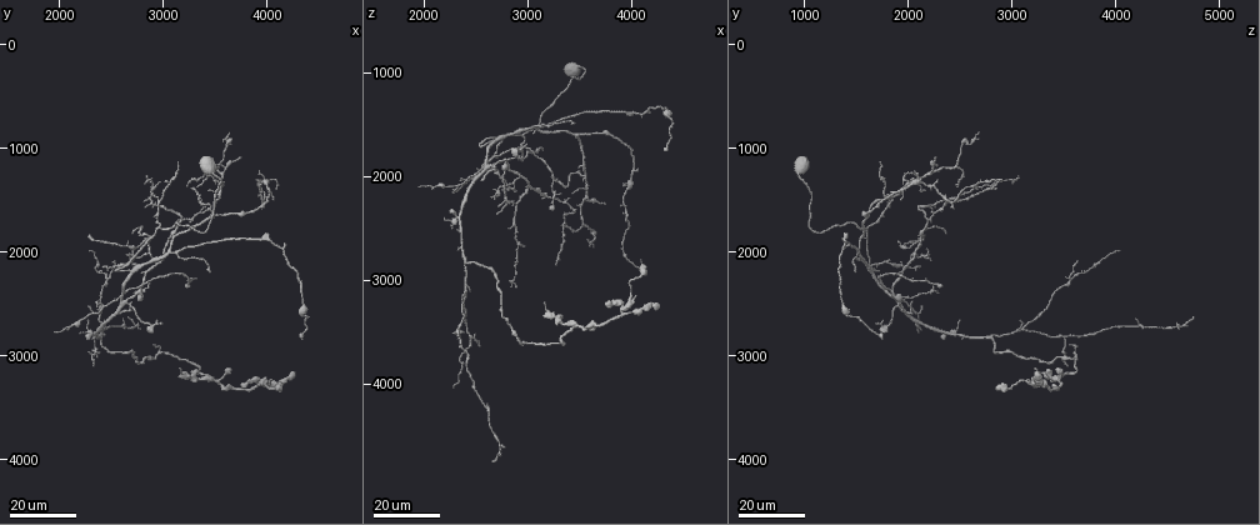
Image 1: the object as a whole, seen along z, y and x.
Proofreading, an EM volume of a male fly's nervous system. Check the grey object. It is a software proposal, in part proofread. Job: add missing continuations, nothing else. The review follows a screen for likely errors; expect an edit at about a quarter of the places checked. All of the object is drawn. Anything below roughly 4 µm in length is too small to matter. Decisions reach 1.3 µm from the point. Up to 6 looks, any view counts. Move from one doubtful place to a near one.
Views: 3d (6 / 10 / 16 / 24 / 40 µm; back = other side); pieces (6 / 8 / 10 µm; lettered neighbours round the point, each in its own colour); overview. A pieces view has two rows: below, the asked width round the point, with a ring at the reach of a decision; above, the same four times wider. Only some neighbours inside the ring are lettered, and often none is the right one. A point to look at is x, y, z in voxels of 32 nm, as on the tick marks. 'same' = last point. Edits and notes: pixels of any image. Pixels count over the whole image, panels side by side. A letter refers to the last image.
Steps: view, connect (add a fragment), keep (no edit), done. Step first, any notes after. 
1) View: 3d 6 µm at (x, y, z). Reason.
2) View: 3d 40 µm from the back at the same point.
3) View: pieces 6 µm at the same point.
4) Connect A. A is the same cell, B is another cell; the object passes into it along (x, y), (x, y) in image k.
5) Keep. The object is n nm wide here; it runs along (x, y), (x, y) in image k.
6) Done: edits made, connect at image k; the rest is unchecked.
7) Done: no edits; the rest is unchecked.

View: 3d 24 µm at (2680, 2660, 4740). Tapers out.

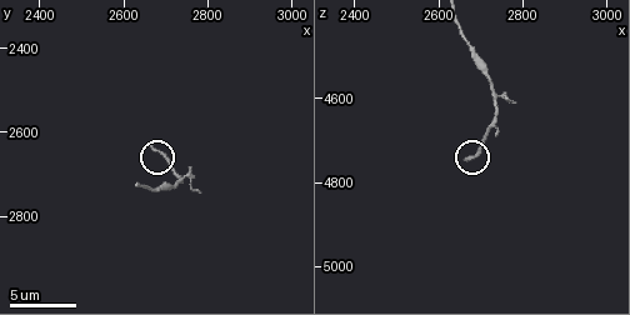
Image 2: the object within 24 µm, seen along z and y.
View: pieces 10 µm at (2660, 2625, 4745).

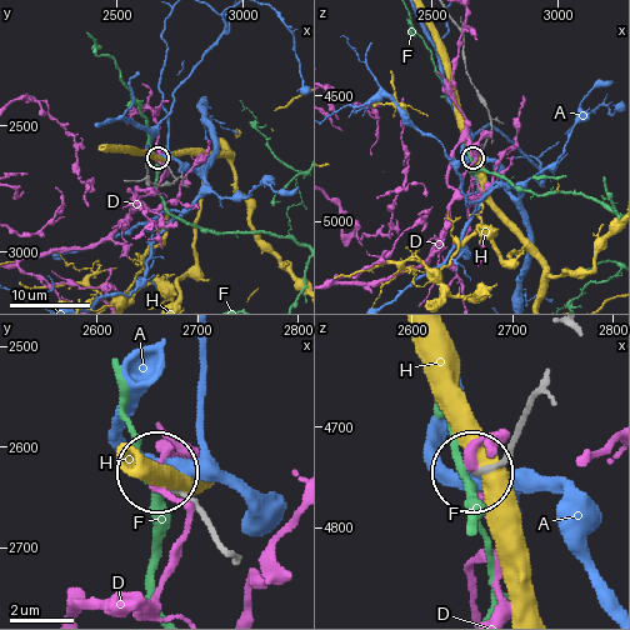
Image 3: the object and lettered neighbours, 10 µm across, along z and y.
Keep. The object is 170 nm wide here; A, D, F and H are other cells; it runs along (539, 394), (506, 451), (476, 473) in image 3; none of them fits.

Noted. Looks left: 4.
View: 3d 16 µm at (2280, 1980, 4040). End of a long branch.

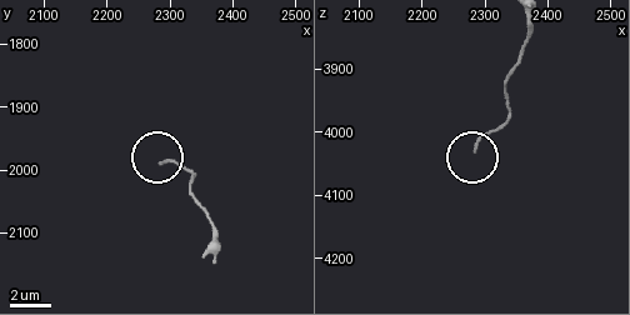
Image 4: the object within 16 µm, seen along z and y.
View: pieces 6 µm at (2290, 1990, 4030).

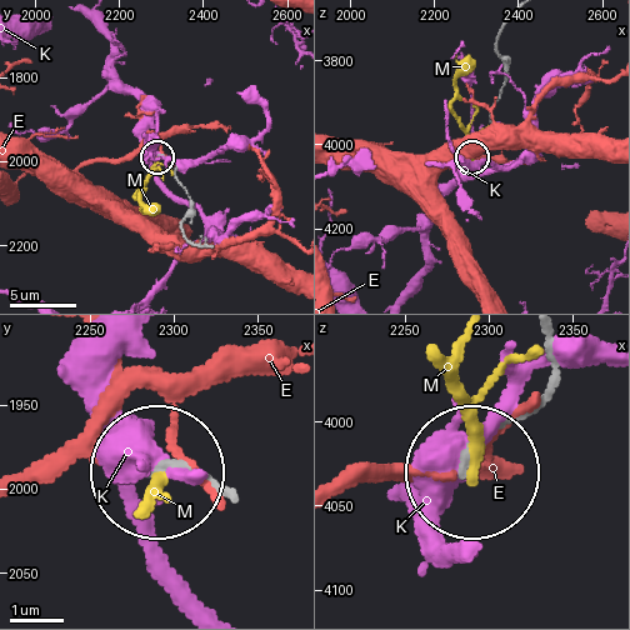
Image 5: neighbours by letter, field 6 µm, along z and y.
Keep. E, K and M are other cells; no lettered fragment goes on from it.

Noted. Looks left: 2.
View: 3d 24 µm at (2700, 1840, 2380). Free end.

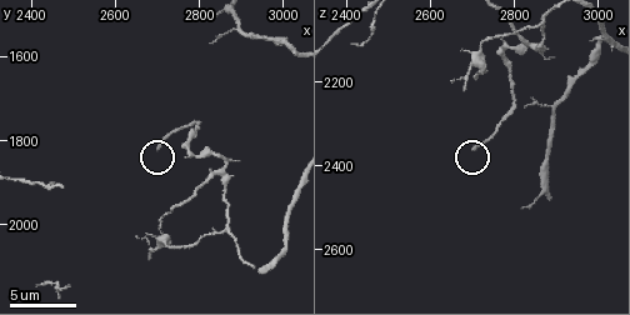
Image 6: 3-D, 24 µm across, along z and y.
View: pieces 10 µm at (2705, 1815, 2355). See the neighbours.

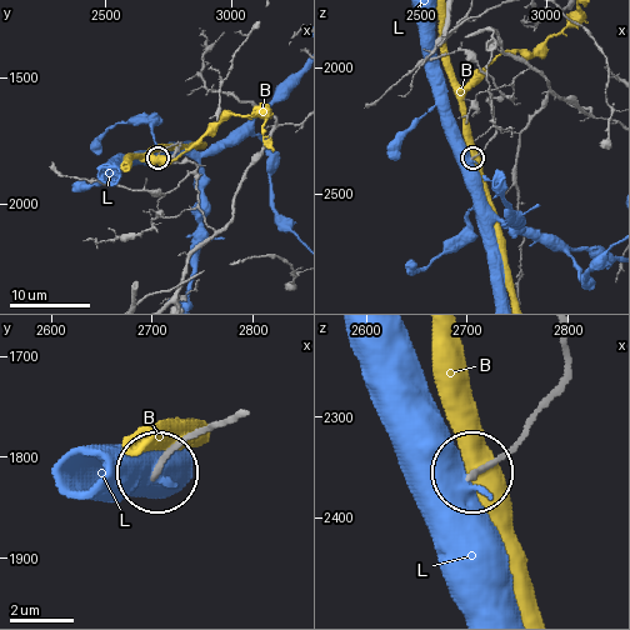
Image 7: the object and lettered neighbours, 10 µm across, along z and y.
Keep. B and L are other cells; it runs along (235, 416), (194, 435), (156, 473) in image 7; no lettered fragment goes on from it.

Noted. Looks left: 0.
Done: no edits; the rest is unchecked.

